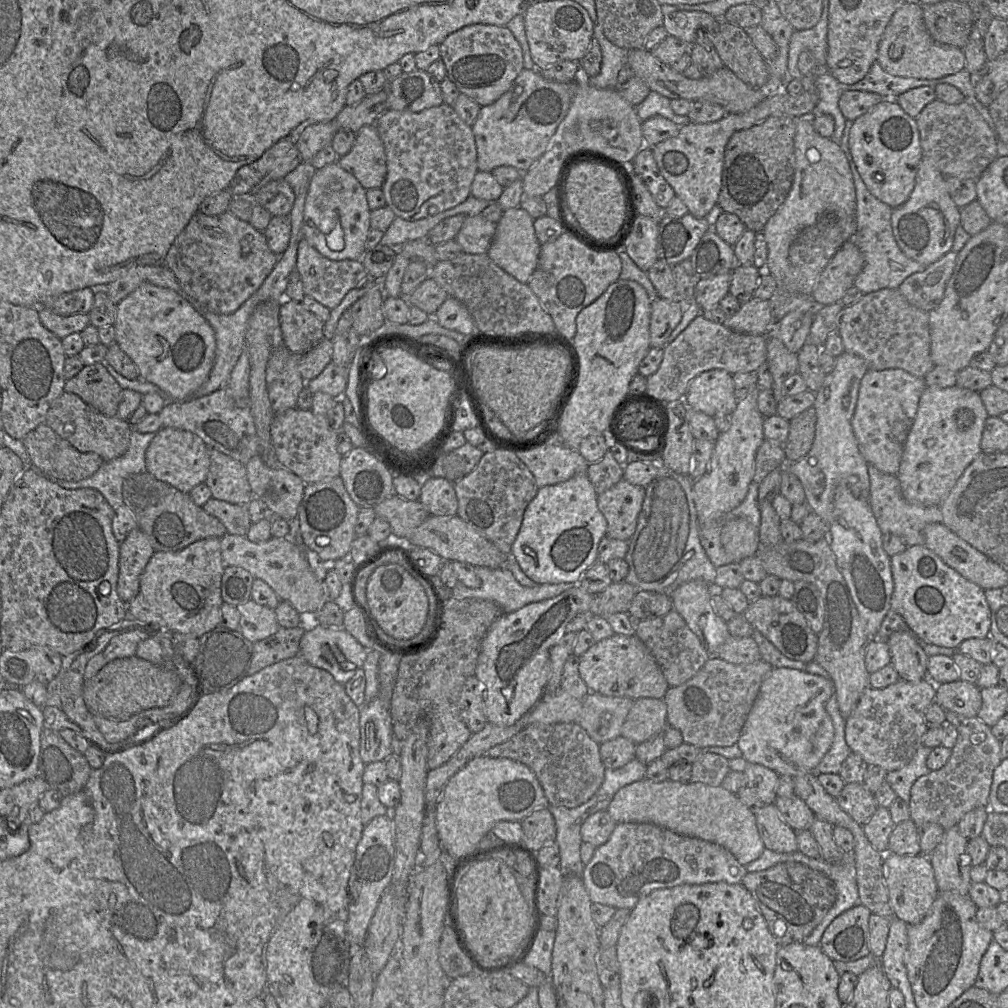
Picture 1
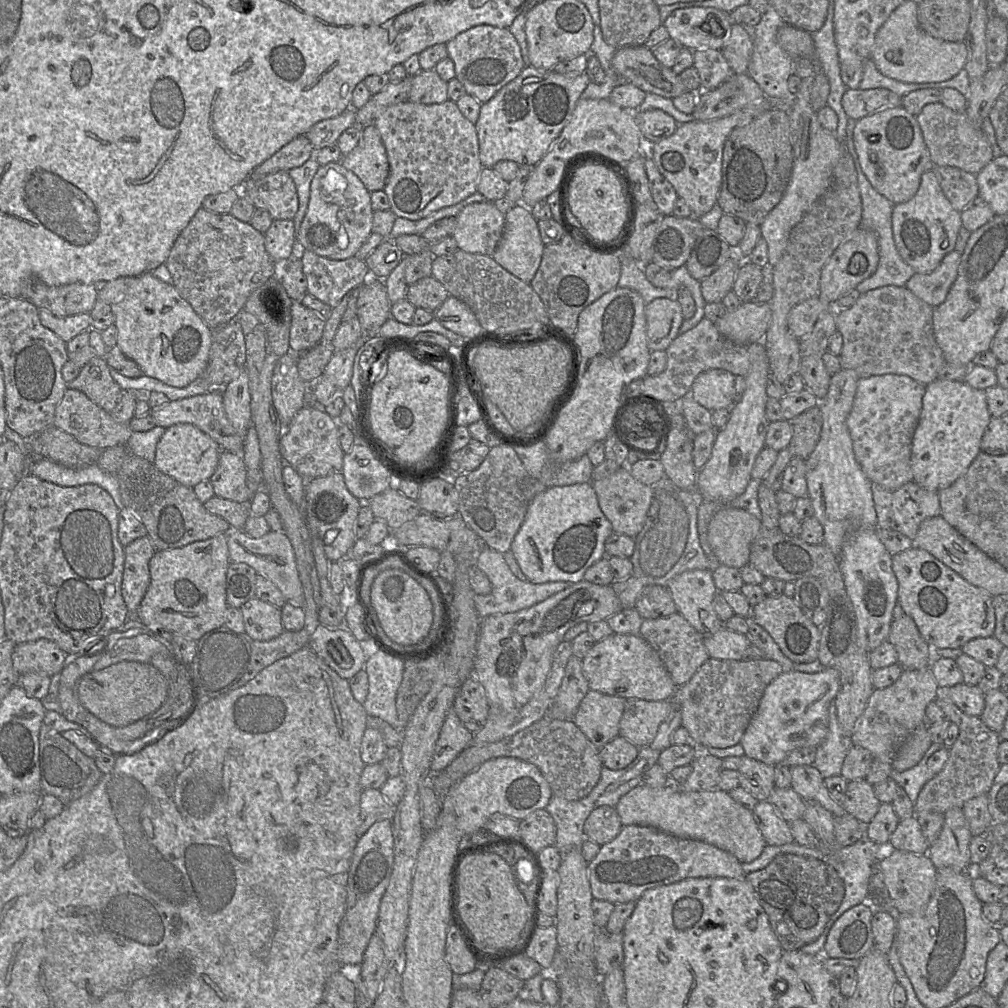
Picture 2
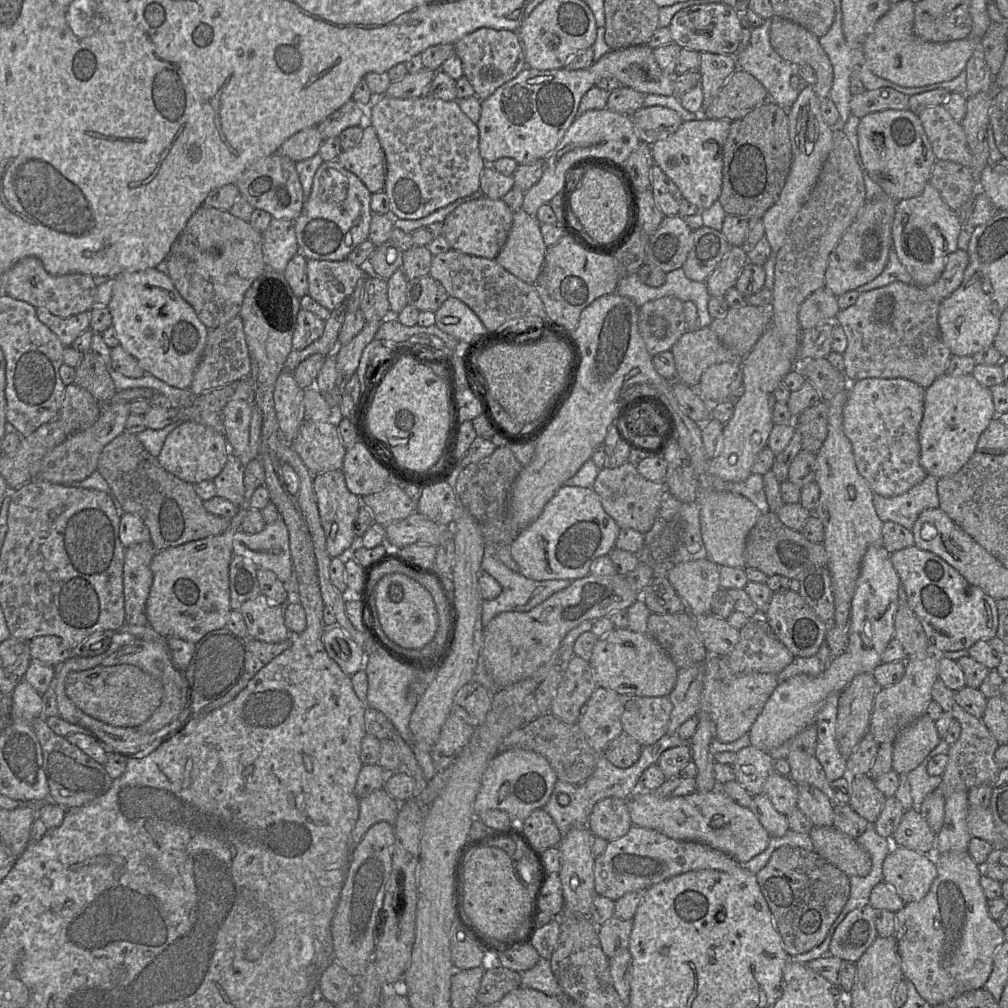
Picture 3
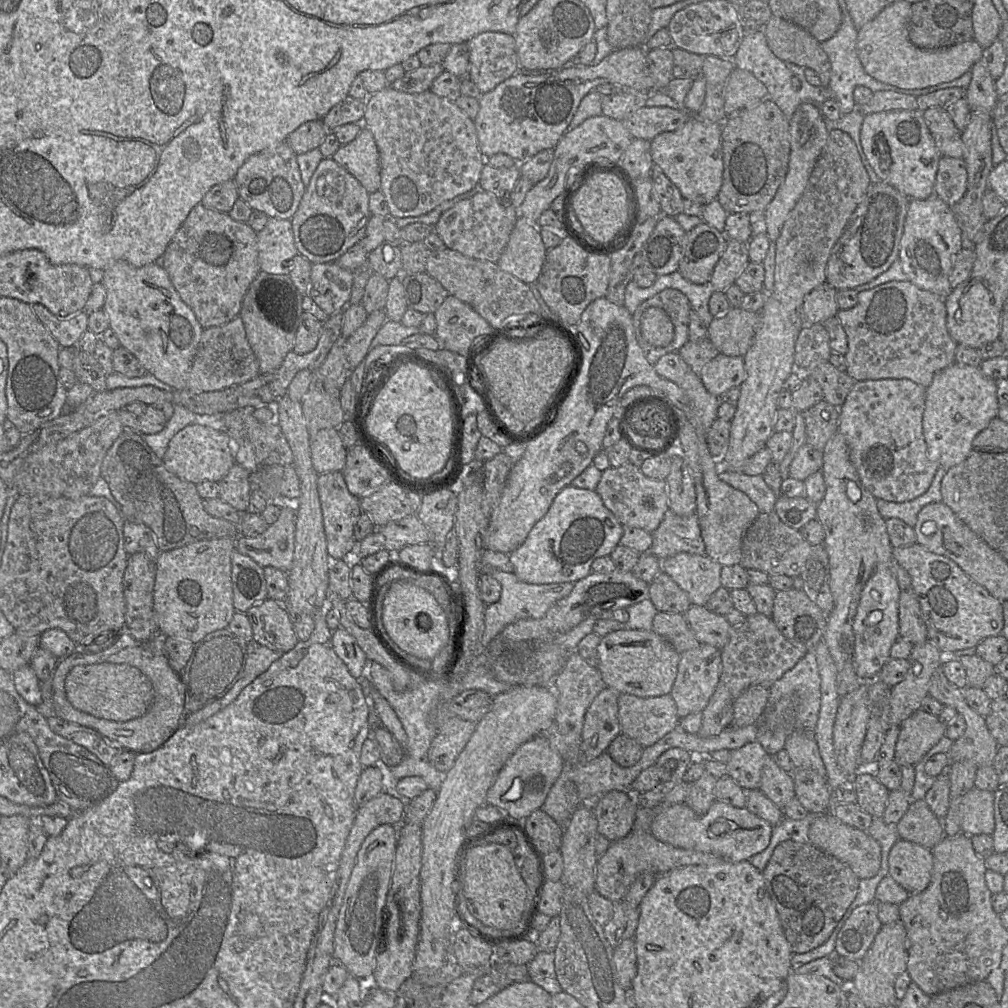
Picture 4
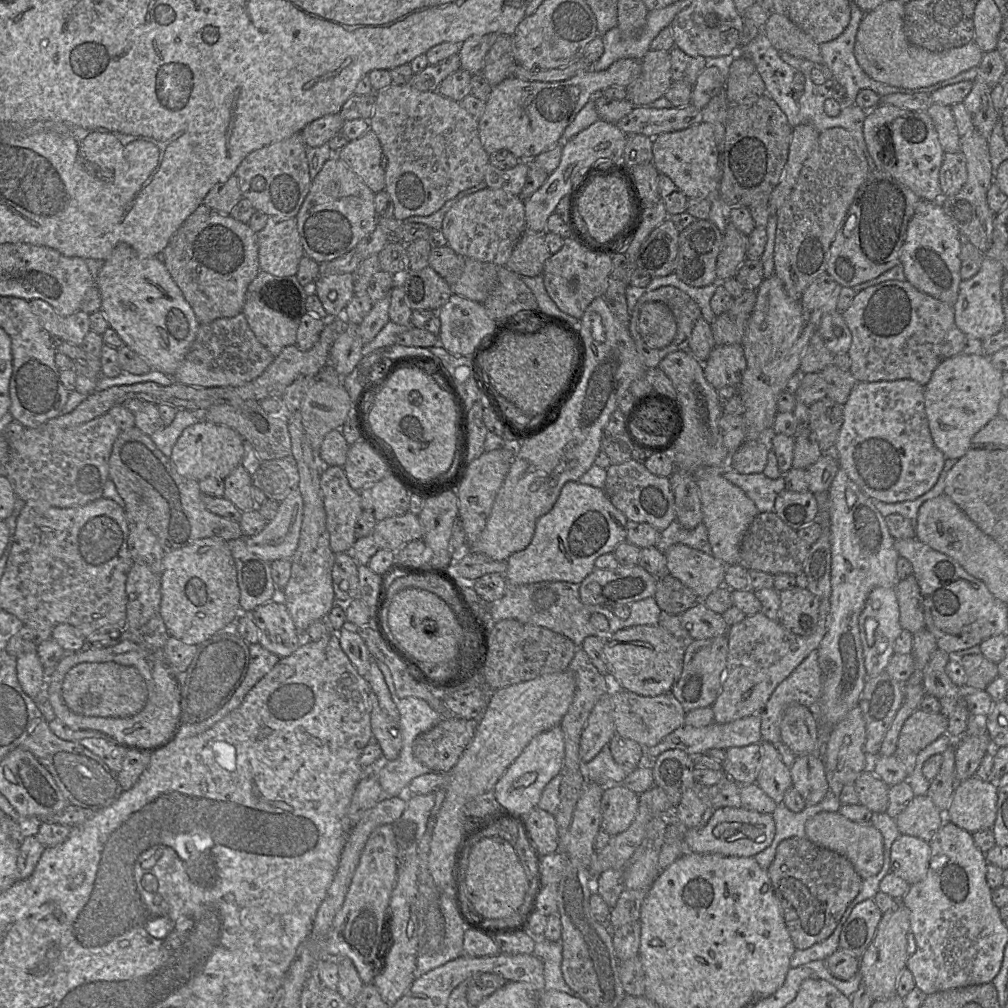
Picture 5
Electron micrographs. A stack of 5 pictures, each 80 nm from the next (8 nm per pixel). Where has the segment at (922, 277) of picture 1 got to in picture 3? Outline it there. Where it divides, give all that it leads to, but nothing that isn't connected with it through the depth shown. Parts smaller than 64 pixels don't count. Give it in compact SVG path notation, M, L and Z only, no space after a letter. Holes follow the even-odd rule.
M956 250L947 256L945 269L937 282L921 288L933 300L942 302L961 285L968 263L968 251Z

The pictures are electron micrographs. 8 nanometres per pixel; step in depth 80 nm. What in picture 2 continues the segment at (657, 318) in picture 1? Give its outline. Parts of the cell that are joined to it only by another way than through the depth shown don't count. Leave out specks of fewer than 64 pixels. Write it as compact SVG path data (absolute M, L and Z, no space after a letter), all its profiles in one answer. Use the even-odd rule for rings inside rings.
M657 298L646 304L646 336L650 351L666 350L684 321L677 300Z

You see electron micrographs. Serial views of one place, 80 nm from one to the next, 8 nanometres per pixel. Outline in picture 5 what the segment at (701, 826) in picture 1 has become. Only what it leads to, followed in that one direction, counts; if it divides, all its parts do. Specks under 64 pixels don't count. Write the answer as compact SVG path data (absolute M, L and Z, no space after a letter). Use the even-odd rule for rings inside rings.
M743 807L715 809L705 826L687 829L684 834L684 854L720 854L734 857L754 857L769 847L775 837L776 827L772 814L747 810Z

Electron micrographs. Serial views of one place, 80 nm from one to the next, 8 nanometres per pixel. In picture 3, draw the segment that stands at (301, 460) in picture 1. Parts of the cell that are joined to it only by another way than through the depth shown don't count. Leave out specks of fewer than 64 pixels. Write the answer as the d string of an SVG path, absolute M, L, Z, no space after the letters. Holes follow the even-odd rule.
M304 421L290 446L314 475L342 468L346 448L336 422Z

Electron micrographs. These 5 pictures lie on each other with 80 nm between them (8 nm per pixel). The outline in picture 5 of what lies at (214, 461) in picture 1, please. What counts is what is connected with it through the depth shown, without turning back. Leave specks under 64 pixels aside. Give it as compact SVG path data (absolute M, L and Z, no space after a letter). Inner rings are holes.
M237 466L233 472L224 479L224 495L242 513L258 508L252 497L252 476L243 466Z

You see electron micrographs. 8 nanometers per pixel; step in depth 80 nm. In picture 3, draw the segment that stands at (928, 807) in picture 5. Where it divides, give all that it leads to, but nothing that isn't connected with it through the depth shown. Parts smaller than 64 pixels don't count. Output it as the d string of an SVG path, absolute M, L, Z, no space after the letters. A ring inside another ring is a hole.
M917 807L905 810L891 836L893 846L905 847L922 854L934 854L937 833L929 827Z

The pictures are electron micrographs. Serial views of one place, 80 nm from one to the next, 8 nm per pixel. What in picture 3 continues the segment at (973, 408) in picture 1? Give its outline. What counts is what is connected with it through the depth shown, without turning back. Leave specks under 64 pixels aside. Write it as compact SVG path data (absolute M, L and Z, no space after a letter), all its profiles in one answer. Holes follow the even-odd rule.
M943 374L937 378L924 395L924 413L919 427L920 464L927 475L938 479L958 472L977 450L980 435L996 417L990 389L981 385L972 375L949 376Z

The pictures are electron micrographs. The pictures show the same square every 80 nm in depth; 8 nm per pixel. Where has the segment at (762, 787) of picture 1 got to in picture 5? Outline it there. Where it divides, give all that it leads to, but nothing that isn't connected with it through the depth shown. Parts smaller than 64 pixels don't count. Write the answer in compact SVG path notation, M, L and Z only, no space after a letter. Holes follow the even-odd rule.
M761 743L743 747L731 747L726 750L726 758L722 762L726 776L738 785L756 782L760 764Z

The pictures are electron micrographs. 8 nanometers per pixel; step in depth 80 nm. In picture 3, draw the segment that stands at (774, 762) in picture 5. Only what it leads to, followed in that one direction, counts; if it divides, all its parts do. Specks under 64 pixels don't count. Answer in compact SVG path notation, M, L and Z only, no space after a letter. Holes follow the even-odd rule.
M775 770L767 778L764 794L770 799L774 808L785 816L797 807L797 784L790 776L782 776Z

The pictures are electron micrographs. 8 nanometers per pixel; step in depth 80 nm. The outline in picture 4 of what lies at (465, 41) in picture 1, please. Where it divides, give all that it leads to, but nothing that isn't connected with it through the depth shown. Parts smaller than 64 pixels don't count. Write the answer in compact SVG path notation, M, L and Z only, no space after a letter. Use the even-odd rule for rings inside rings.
M487 31L476 35L466 43L469 50L467 75L481 93L493 90L520 70L513 35Z

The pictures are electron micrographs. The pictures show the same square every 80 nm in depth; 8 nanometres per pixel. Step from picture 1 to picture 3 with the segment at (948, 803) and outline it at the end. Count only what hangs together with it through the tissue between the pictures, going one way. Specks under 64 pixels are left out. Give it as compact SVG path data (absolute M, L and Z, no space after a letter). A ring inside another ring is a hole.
M937 679L932 687L932 700L949 713L961 725L961 733L956 742L950 745L948 760L938 789L945 799L960 791L970 791L982 784L993 784L1001 770L995 761L995 751L999 747L998 741L983 723L982 718L977 718L967 713L954 699L955 692Z

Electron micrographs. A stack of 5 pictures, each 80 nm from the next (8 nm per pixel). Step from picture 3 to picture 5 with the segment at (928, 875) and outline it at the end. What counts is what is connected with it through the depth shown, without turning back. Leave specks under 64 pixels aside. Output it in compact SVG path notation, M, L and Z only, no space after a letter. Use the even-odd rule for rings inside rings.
M900 834L891 848L890 872L913 885L926 876L929 858L929 842Z

